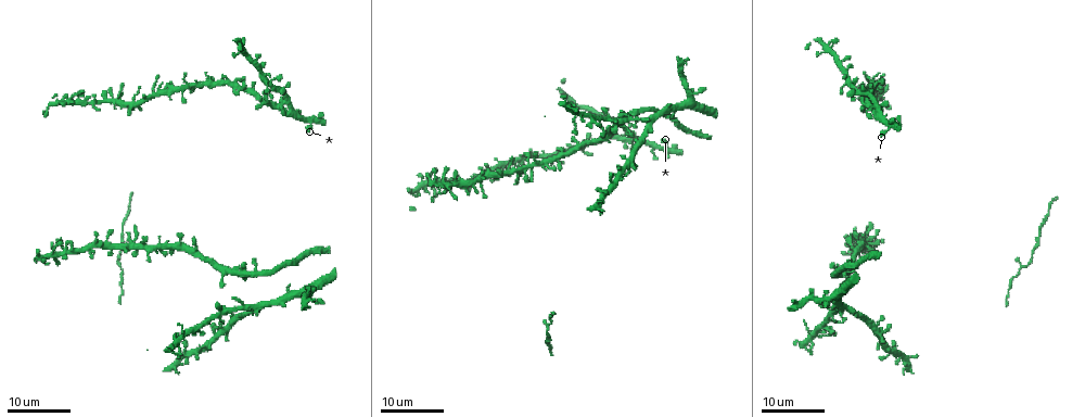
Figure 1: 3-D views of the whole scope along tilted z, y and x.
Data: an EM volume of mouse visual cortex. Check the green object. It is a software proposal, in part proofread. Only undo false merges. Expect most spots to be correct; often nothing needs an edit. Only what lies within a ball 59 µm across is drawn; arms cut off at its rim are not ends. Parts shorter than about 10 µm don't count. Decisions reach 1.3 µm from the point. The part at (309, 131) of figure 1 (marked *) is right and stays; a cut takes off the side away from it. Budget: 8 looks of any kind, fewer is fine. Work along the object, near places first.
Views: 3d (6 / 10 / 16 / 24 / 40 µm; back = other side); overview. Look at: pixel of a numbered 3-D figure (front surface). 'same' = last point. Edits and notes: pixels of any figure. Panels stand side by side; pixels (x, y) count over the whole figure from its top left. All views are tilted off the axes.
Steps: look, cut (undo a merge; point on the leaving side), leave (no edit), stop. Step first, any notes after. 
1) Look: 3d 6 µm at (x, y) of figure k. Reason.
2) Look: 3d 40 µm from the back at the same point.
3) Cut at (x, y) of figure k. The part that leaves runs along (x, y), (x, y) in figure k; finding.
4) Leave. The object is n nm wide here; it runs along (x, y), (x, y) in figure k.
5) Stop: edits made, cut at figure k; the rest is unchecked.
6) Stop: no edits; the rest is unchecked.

Look: 3d 16 µm at (876, 116) of figure 1.

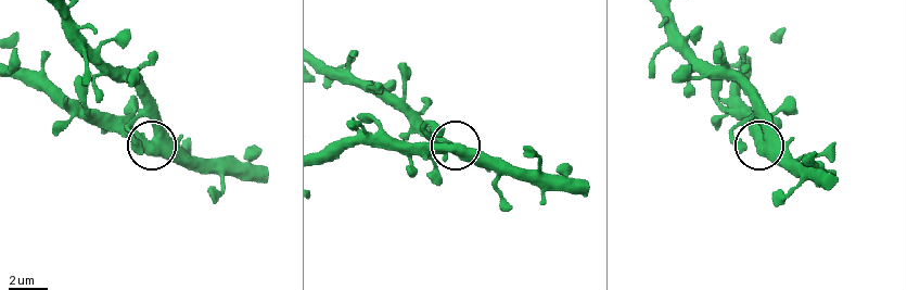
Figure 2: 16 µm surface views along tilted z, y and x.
Look: 3d 6 µm at (450, 149) of figure 2.

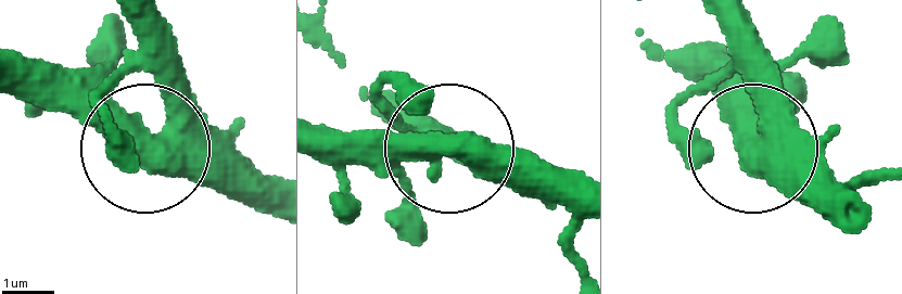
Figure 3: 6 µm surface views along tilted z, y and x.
Leave. The object is 370 nm wide here; all the same neuron.

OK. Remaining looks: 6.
Look: 3d 16 µm at (129, 104) of figure 1.

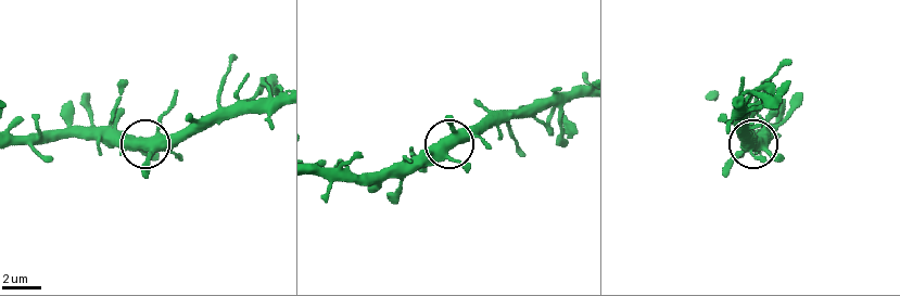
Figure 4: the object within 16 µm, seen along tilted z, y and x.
Look: 3d 10 µm at (451, 137) of figure 4.

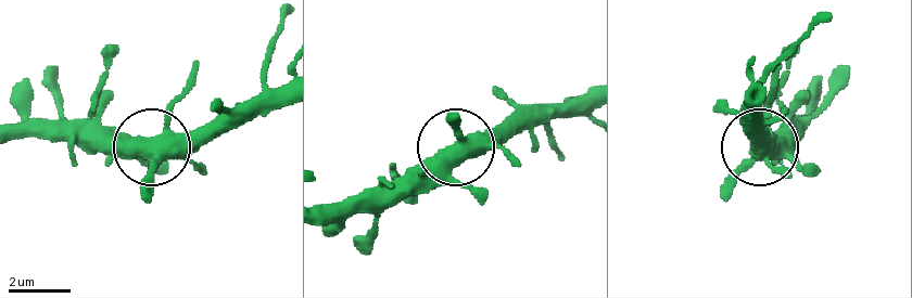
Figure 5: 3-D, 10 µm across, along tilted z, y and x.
Leave. The object is 440 nm wide here; it runs along (279, 89), (172, 138), (79, 144) in figure 5; all the same neuron.

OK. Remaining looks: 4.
Look: 3d 24 µm at (136, 240) of figure 1. Three-way junction.

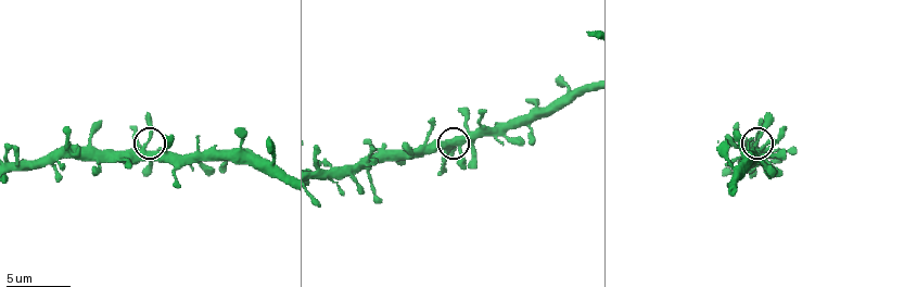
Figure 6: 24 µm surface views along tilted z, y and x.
Look: 3d 6 µm at (756, 140) of figure 6.

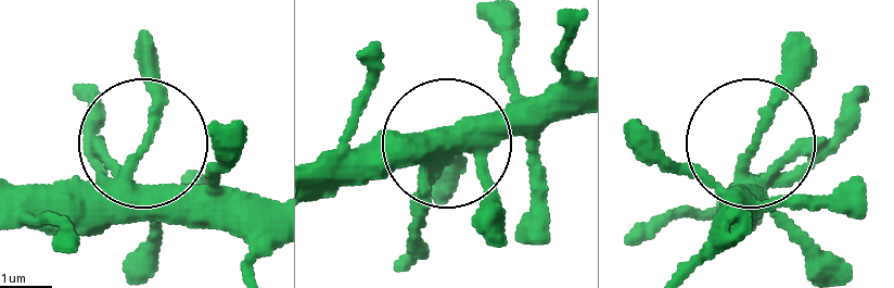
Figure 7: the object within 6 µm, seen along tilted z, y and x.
Look: 3d 6 µm from the back at (143, 146) of figure 7.

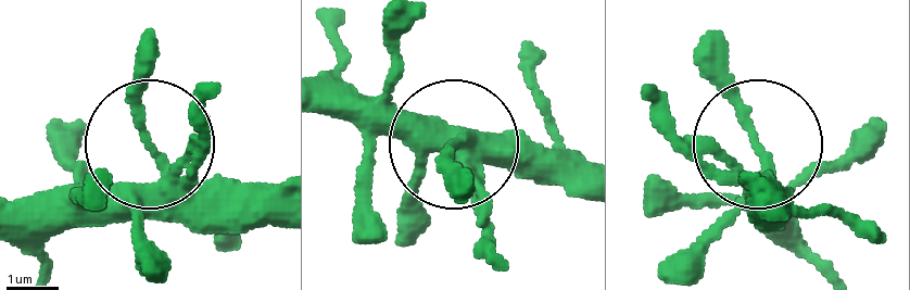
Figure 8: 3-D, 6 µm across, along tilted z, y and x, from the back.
Leave. 3 arms meet here; one neuron here.

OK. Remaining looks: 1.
Stop: no edits; the rest is unchecked.

